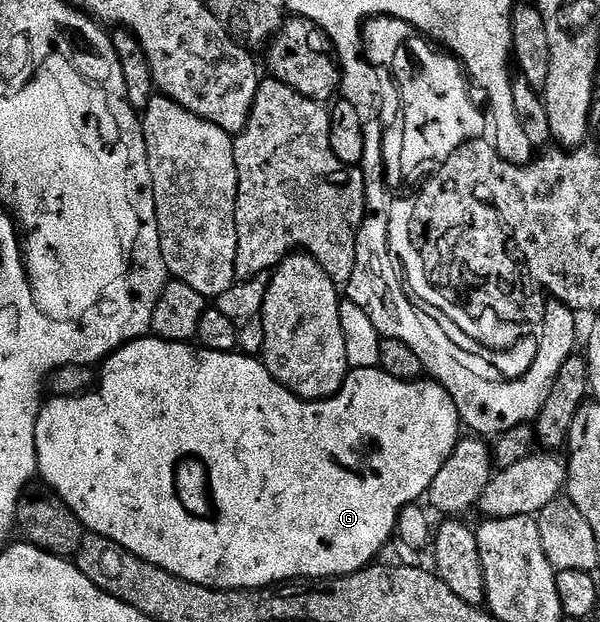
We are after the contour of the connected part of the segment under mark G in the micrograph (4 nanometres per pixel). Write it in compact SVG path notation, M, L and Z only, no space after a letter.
M155 336L138 338L101 363L97 383L89 392L72 398L51 397L38 411L38 474L46 481L43 483L68 504L89 533L120 544L120 548L140 556L140 560L148 560L148 564L156 564L156 568L164 568L164 572L172 572L172 576L180 576L180 580L213 590L251 590L291 580L339 578L341 574L351 574L371 565L390 538L392 542L400 512L427 497L436 472L440 472L444 460L452 456L460 440L458 409L440 383L433 380L405 382L382 369L351 370L337 394L320 402L307 402L281 386L257 357L247 353L212 352L194 344L169 342Z

